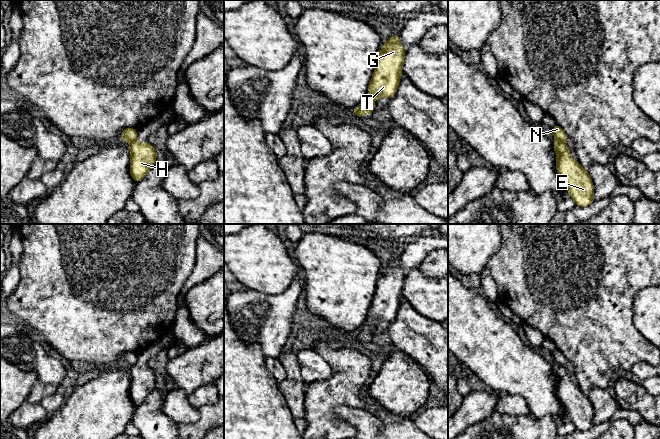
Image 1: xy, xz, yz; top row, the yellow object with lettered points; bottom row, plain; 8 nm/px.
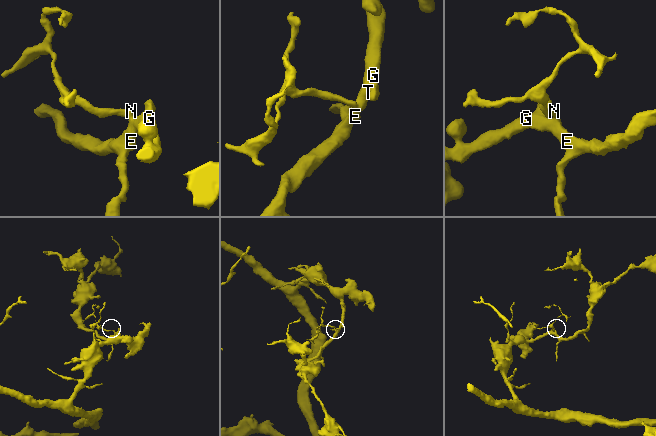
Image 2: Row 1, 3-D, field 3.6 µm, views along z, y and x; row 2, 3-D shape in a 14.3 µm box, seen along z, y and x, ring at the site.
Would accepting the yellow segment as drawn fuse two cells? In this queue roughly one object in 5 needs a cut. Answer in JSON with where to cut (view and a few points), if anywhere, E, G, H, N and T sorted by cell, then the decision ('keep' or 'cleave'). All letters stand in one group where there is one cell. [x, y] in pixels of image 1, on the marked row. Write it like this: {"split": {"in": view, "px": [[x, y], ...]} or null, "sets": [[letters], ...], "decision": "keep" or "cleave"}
{"split": {"in": "yz", "px": [[555, 140], [563, 142]]}, "sets": [["E", "G", "H", "T"], ["N"]], "decision": "cleave"}

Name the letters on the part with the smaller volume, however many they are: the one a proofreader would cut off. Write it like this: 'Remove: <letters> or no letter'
Remove: N

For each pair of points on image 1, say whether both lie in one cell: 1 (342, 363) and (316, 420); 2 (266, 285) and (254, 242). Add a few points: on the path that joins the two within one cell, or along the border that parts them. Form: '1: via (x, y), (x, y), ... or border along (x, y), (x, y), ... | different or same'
1: via (346, 377), (320, 406) | same
2: via (266, 274), (266, 267), (258, 259), (257, 253) | same

